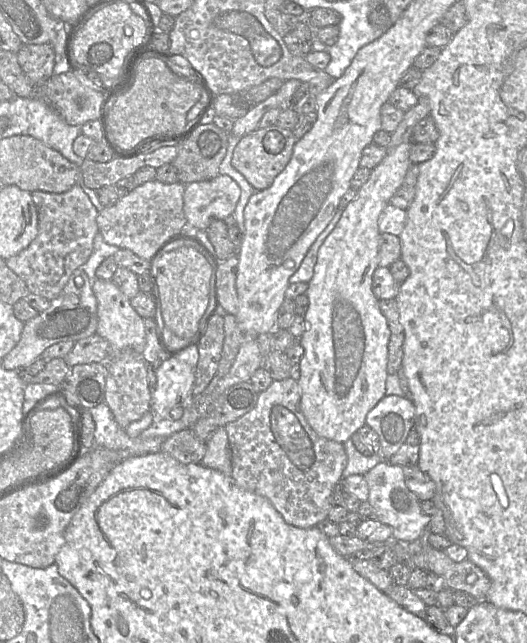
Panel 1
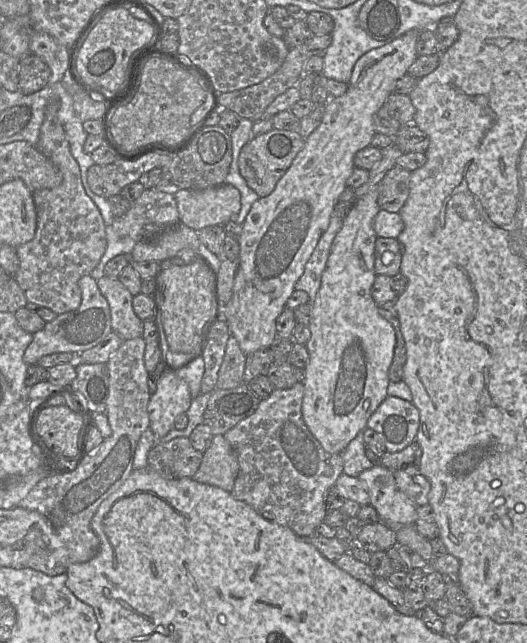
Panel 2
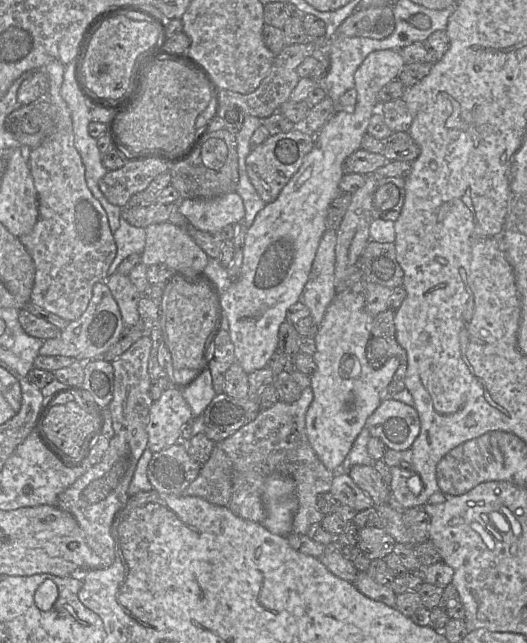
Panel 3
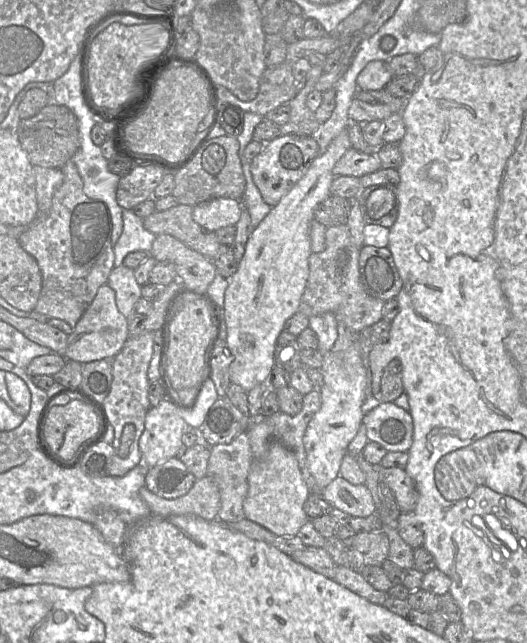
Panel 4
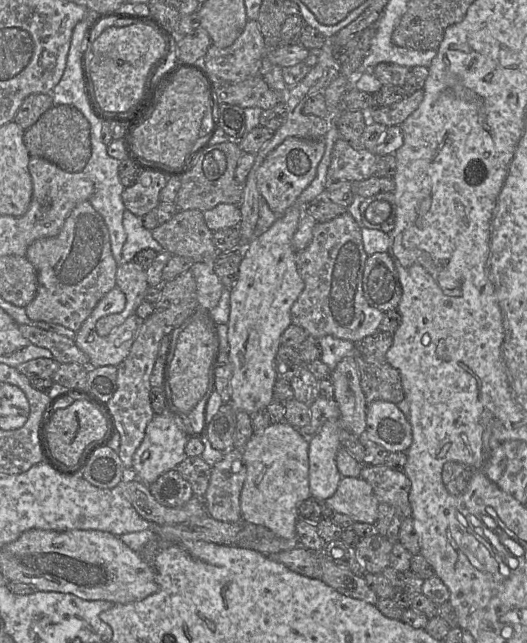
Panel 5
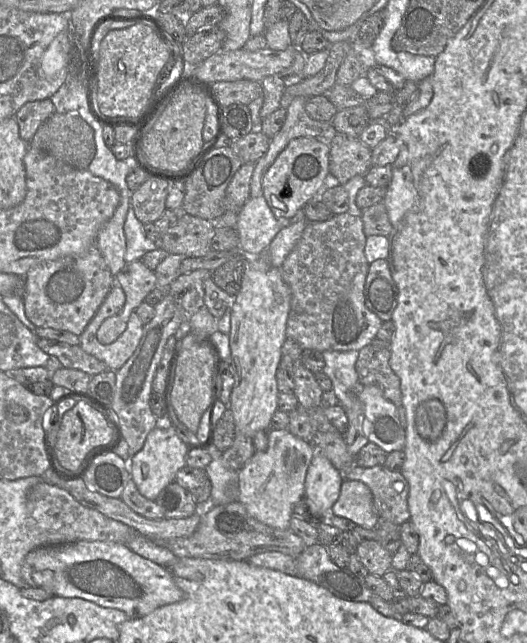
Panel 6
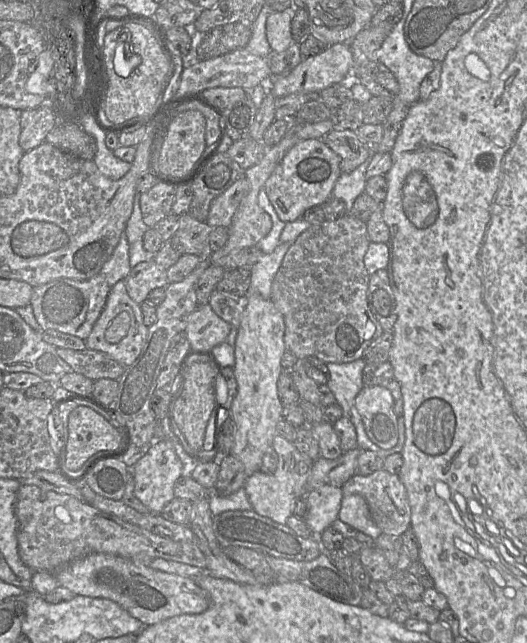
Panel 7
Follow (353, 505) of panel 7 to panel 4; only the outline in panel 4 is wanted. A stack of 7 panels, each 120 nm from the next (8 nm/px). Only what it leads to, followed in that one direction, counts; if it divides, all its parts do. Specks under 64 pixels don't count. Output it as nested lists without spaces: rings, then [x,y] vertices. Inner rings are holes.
[[[340,475],[321,490],[321,494],[334,508],[352,517],[368,517],[375,513],[375,504],[367,486],[353,485]]]

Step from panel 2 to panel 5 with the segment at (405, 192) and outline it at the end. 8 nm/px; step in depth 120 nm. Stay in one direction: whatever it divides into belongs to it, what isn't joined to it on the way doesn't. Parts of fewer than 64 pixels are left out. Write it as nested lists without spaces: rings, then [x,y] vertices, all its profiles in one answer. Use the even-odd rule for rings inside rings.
[[[379,193],[361,199],[361,227],[380,230],[390,234],[395,227],[394,193]]]

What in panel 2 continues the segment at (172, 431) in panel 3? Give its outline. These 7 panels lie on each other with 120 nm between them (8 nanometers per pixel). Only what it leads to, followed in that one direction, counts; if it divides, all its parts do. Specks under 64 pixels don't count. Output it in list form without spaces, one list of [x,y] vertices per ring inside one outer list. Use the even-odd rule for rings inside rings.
[[[166,370],[162,374],[148,404],[150,428],[156,438],[164,437],[175,428],[175,419],[187,412],[192,399],[188,384],[175,372]]]

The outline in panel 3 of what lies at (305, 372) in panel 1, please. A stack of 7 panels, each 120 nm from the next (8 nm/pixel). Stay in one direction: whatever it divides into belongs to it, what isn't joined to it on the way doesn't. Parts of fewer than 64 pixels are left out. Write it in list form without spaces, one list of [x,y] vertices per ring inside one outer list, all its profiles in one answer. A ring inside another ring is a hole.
[[[360,270],[351,276],[351,286],[336,293],[327,307],[323,320],[318,325],[315,335],[316,350],[313,361],[316,365],[310,376],[313,390],[313,400],[307,409],[305,426],[308,441],[323,465],[332,472],[340,471],[355,439],[366,425],[368,417],[386,398],[386,389],[400,365],[398,357],[390,357],[380,368],[373,368],[367,360],[366,346],[371,335],[371,325],[374,319],[366,309],[365,297],[362,292],[362,277]]]

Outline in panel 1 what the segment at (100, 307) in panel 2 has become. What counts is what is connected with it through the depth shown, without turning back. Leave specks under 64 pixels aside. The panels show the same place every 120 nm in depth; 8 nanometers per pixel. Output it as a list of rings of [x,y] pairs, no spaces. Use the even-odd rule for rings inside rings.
[[[76,269],[61,293],[50,301],[49,308],[24,324],[19,342],[3,358],[2,366],[6,370],[15,370],[29,365],[53,344],[64,341],[77,342],[96,334],[97,325],[97,299],[92,290],[92,283],[86,272]]]

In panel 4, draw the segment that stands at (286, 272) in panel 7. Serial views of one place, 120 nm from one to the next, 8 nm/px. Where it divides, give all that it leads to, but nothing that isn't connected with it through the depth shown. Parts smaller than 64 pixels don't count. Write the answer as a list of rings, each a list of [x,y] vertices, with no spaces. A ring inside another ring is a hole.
[[[346,224],[330,226],[325,231],[325,249],[311,253],[309,276],[302,295],[299,312],[307,317],[333,313],[356,334],[383,319],[385,301],[370,296],[363,288],[359,271],[360,249],[351,237]]]

